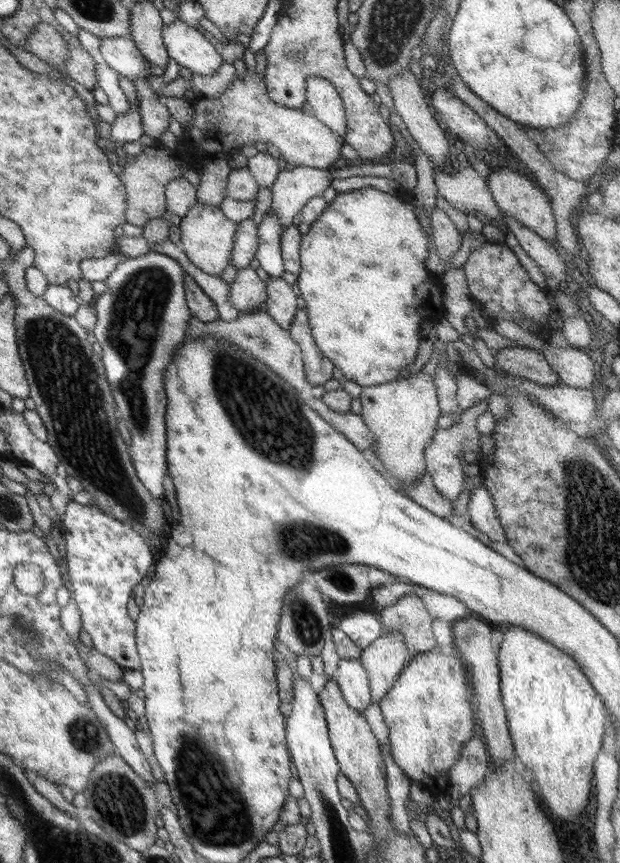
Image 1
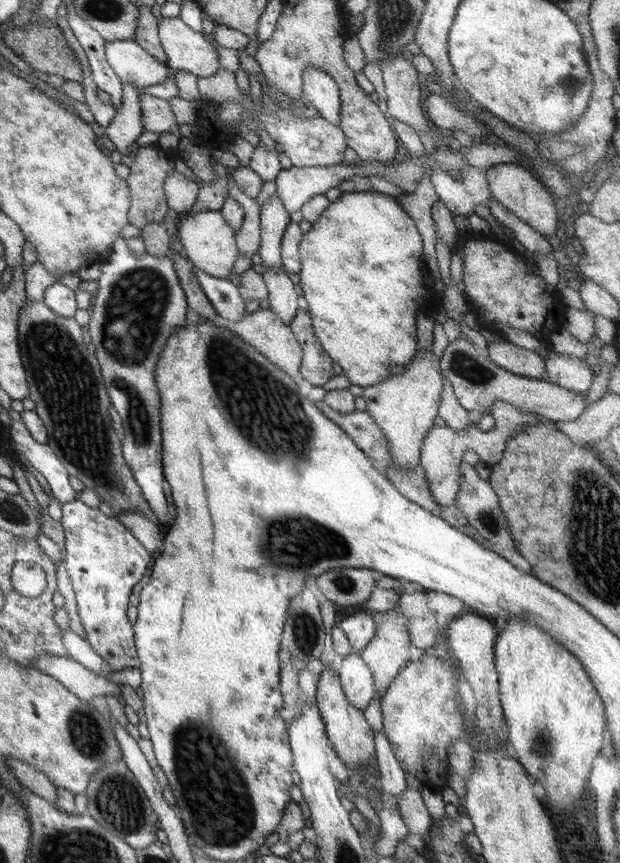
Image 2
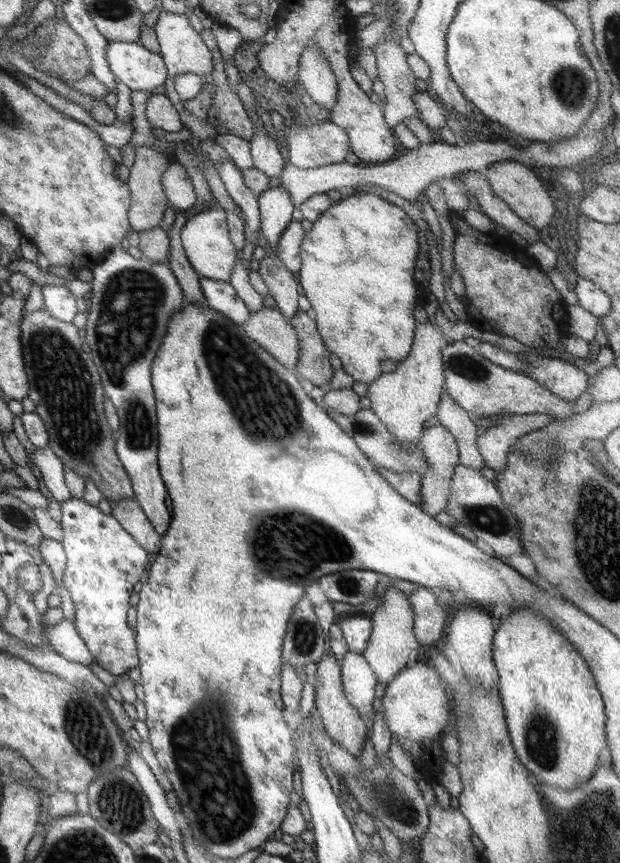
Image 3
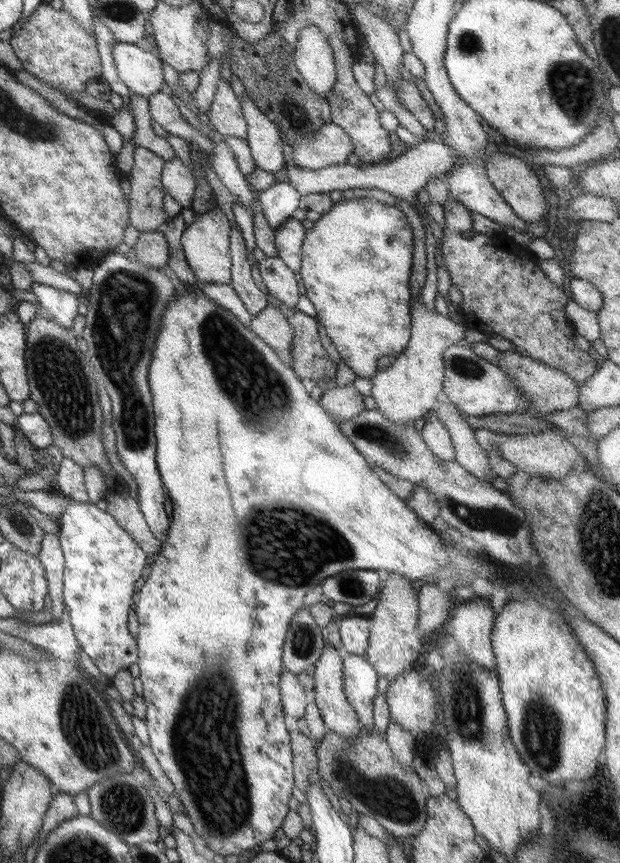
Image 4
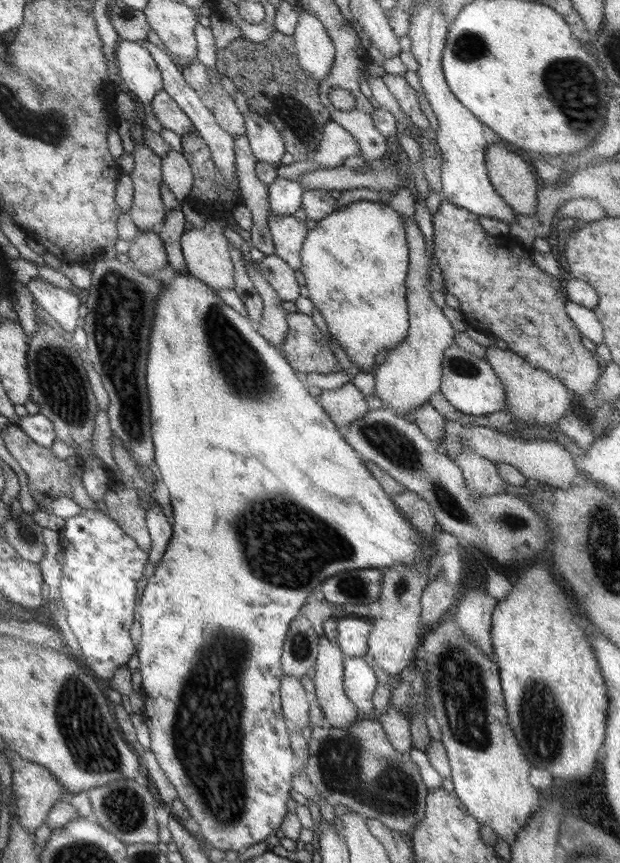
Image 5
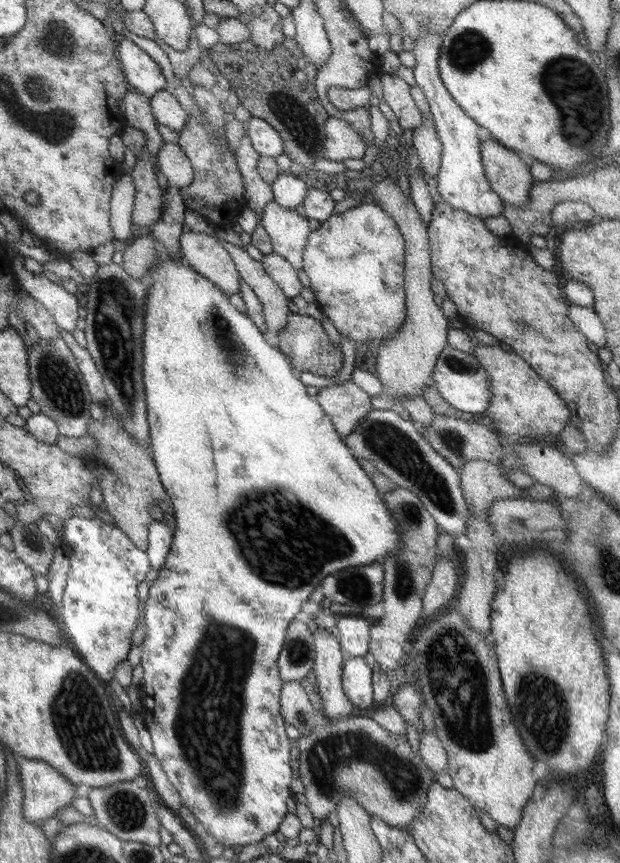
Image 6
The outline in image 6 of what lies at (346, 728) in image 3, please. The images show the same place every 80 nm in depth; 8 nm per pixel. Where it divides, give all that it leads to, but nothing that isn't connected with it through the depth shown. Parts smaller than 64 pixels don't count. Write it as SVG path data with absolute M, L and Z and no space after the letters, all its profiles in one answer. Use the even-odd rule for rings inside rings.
M325 629L312 632L314 640L314 657L312 672L314 674L323 715L336 722L338 718L351 716L353 706L343 693L341 678L342 664L345 659L335 633Z

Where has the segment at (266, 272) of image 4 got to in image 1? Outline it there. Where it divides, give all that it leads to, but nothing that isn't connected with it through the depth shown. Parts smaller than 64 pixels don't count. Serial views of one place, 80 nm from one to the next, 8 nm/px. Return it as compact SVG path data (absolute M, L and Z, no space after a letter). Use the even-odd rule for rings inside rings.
M271 278L266 284L265 313L267 313L283 330L288 330L295 311L297 300L291 289L291 285L285 280Z

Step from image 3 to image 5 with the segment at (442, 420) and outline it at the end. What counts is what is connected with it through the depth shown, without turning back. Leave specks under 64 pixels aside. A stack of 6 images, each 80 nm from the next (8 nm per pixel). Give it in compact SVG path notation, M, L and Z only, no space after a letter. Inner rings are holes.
M462 448L459 454L451 456L452 460L461 471L465 486L470 492L475 492L479 497L504 493L506 482L499 478L498 470L494 463L482 456Z

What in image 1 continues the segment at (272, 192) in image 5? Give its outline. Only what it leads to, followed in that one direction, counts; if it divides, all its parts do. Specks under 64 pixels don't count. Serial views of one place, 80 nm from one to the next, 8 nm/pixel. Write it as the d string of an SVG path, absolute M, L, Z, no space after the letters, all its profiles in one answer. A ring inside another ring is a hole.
M273 211L261 218L261 222L256 226L258 248L254 258L259 261L259 266L271 278L281 277L284 271L283 260L281 259L280 241L284 228L279 224L279 219Z

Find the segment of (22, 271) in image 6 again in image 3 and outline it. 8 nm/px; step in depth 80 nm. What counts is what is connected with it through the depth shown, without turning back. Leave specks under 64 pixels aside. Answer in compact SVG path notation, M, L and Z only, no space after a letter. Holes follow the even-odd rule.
M41 285L39 290L43 297L43 311L61 322L72 322L78 313L76 298L65 286Z

